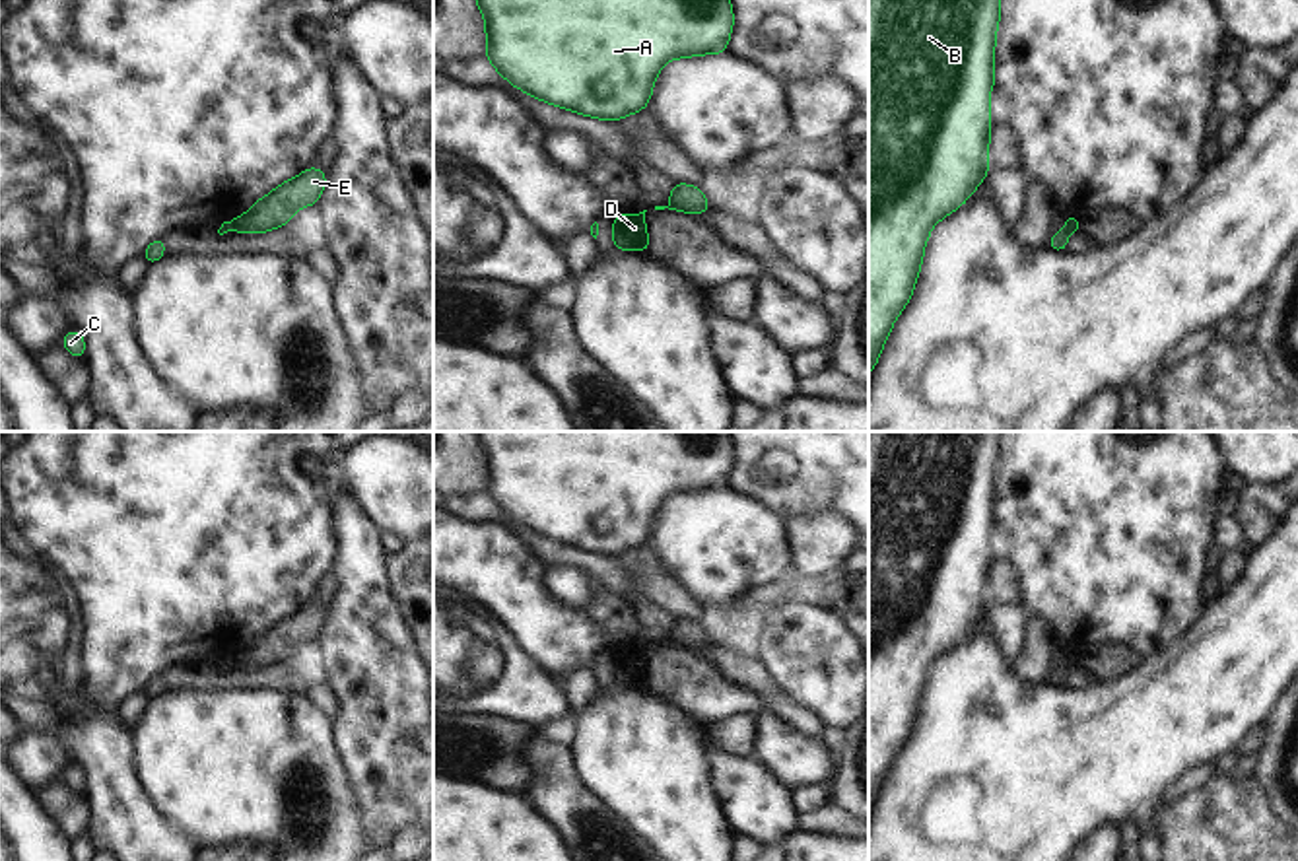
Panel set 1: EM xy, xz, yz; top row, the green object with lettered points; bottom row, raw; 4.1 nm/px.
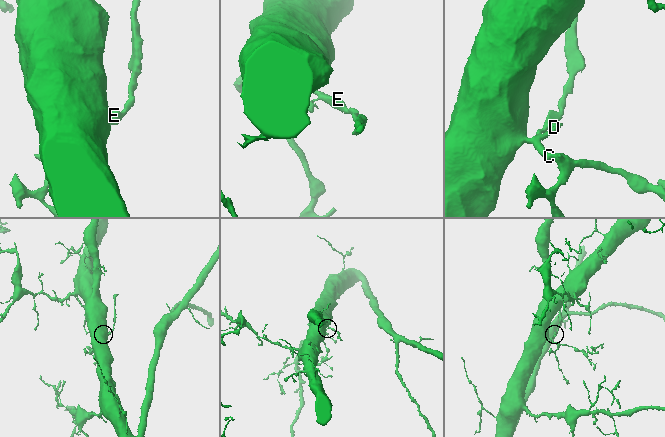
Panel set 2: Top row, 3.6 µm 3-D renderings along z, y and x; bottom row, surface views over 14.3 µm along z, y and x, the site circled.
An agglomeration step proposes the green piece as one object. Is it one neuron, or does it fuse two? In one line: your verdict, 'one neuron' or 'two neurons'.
two neurons

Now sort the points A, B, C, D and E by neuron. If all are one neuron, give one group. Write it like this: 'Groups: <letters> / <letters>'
Groups: A B C D / E.

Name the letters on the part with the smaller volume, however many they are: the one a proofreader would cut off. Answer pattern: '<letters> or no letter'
E.

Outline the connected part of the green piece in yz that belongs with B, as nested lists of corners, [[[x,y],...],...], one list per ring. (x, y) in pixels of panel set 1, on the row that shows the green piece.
[[[869,0],[869,377],[913,293],[929,231],[985,181],[999,19],[1001,0]]]

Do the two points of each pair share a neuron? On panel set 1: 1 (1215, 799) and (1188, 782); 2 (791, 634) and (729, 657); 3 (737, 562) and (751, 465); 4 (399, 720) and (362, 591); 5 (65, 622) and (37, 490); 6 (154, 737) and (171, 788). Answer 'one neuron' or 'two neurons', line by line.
1: two neurons
2: two neurons
3: two neurons
4: one neuron
5: two neurons
6: one neuron

